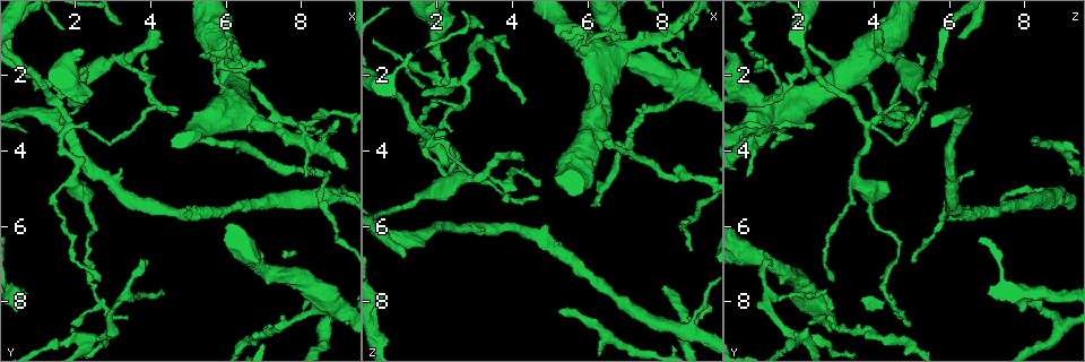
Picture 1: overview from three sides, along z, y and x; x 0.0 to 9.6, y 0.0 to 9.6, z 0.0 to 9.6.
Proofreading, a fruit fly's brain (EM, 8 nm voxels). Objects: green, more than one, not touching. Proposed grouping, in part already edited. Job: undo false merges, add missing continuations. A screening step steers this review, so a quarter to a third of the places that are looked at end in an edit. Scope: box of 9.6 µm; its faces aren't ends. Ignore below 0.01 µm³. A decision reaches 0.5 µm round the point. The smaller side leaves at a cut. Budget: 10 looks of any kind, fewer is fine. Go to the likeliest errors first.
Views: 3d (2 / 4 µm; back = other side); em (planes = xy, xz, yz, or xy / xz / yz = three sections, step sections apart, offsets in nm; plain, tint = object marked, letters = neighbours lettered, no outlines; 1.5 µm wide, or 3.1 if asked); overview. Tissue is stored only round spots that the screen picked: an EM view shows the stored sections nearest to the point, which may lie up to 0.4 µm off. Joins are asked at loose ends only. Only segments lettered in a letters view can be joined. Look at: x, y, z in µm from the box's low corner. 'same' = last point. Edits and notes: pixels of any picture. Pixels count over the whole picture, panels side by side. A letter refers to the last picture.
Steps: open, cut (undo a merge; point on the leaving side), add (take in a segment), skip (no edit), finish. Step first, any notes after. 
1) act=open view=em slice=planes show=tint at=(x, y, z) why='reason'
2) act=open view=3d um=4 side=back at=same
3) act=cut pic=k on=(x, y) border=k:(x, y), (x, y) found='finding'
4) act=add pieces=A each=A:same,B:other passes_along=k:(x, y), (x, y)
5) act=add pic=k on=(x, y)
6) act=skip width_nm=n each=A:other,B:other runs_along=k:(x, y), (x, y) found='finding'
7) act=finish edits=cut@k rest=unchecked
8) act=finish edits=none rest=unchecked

act=open view=em slice=planes show=tint at=(2.45, 9.00, 2.15) why='looks like a crossing'

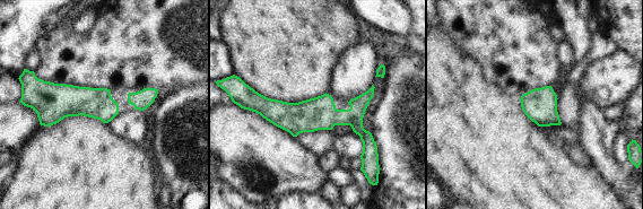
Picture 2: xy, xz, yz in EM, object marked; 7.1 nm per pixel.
act=open view=em slice=planes show=letters at=same why='see the neighbours'

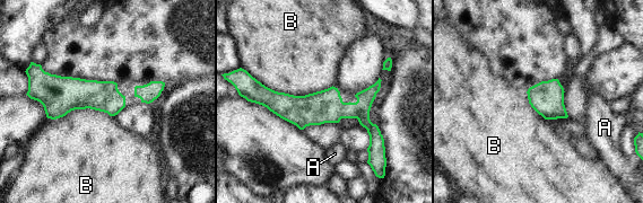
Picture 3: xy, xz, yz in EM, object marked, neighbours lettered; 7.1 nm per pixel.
act=skip width_nm=220 each=A:other,B:other runs_along=3:(257, 95), (353, 109), (380, 139) found='continuous, no second neuron'

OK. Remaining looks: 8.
act=open view=em slice=xy step=4 show=letters at=(3.95, 0.75, 4.10) why='branch stops here'

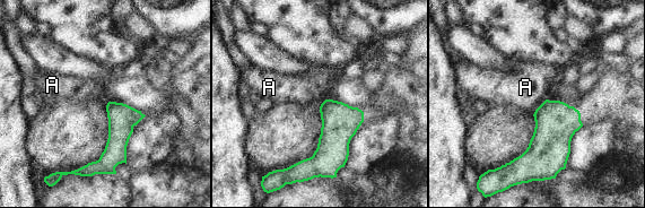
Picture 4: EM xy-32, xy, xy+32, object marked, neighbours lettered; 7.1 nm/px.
act=skip width_nm=160 each=A:other border=4:(546, 98), (534, 112) found='none of them fits'

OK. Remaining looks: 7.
act=open view=em slice=xy step=4 show=tint at=(9.15, 8.00, 8.10) why='an open end'

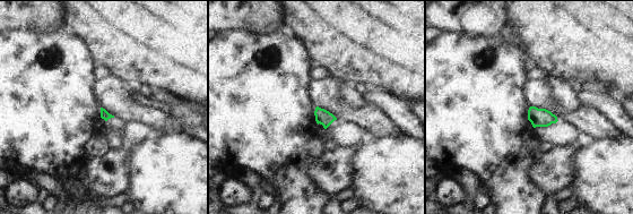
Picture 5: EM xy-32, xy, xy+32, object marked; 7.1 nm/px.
act=open view=em slice=planes show=letters at=same

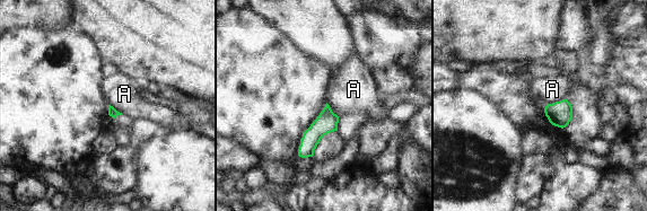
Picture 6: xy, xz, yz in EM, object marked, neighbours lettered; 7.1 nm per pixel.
act=skip each=A:other border=6:(565, 98), (548, 104) found='none of them fits'

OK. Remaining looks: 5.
act=open view=em slice=planes show=tint at=(5.85, 1.75, 1.15) why='branch point'

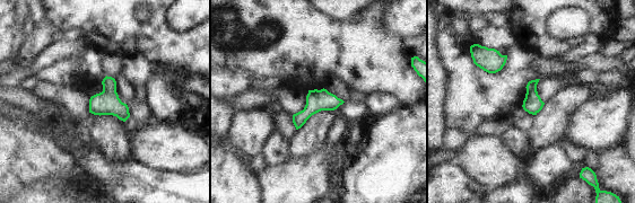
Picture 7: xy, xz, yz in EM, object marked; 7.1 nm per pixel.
act=open view=em slice=planes show=letters at=same

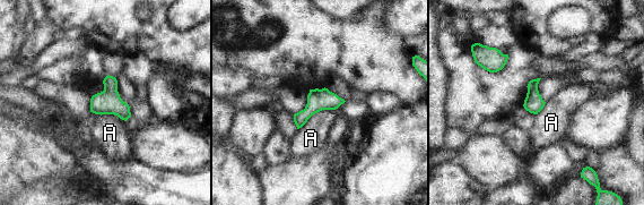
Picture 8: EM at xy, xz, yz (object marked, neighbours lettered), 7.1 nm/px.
act=skip width_nm=140 longest_contact=A:180nm each=A:other found='continuous, no second neuron'

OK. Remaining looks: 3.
act=finish edits=none rest=unchecked

